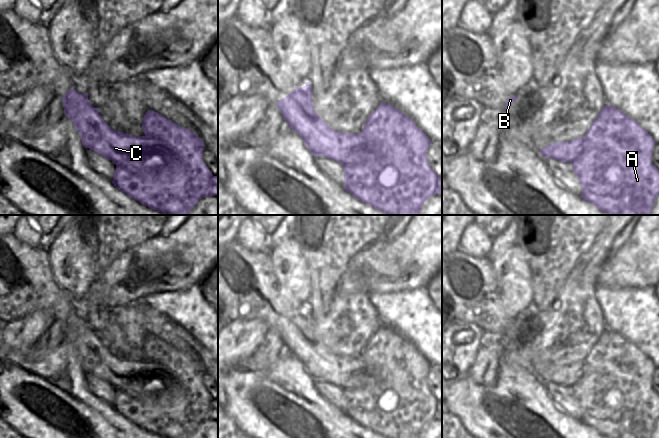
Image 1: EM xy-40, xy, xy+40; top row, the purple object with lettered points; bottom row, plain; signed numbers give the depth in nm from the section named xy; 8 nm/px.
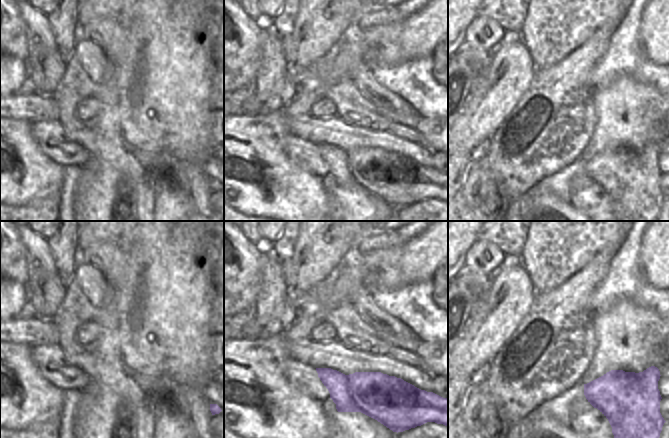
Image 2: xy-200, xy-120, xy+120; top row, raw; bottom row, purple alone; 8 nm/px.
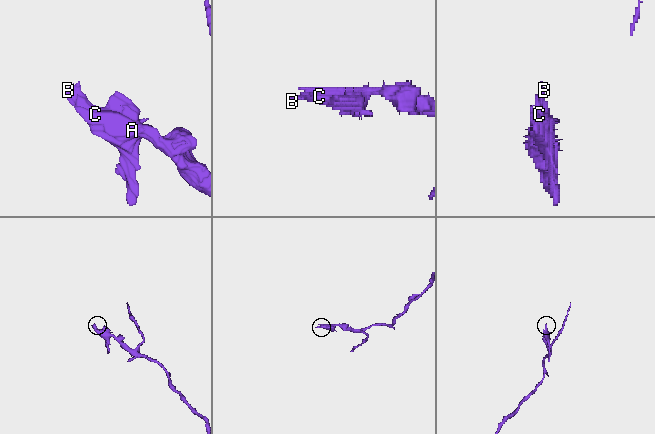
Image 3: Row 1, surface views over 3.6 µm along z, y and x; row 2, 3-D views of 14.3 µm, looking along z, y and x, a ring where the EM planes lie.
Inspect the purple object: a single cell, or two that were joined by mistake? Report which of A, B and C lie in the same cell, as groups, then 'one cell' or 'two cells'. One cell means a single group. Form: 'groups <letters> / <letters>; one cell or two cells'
groups A / B C; two cells

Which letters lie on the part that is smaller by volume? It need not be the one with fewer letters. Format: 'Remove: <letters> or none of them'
Remove: A

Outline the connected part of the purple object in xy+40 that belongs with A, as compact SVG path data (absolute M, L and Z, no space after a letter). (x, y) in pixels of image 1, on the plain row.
M606 328L584 361L582 377L572 386L582 409L580 421L609 438L650 438L659 418L659 395L652 387L655 368L638 346Z

